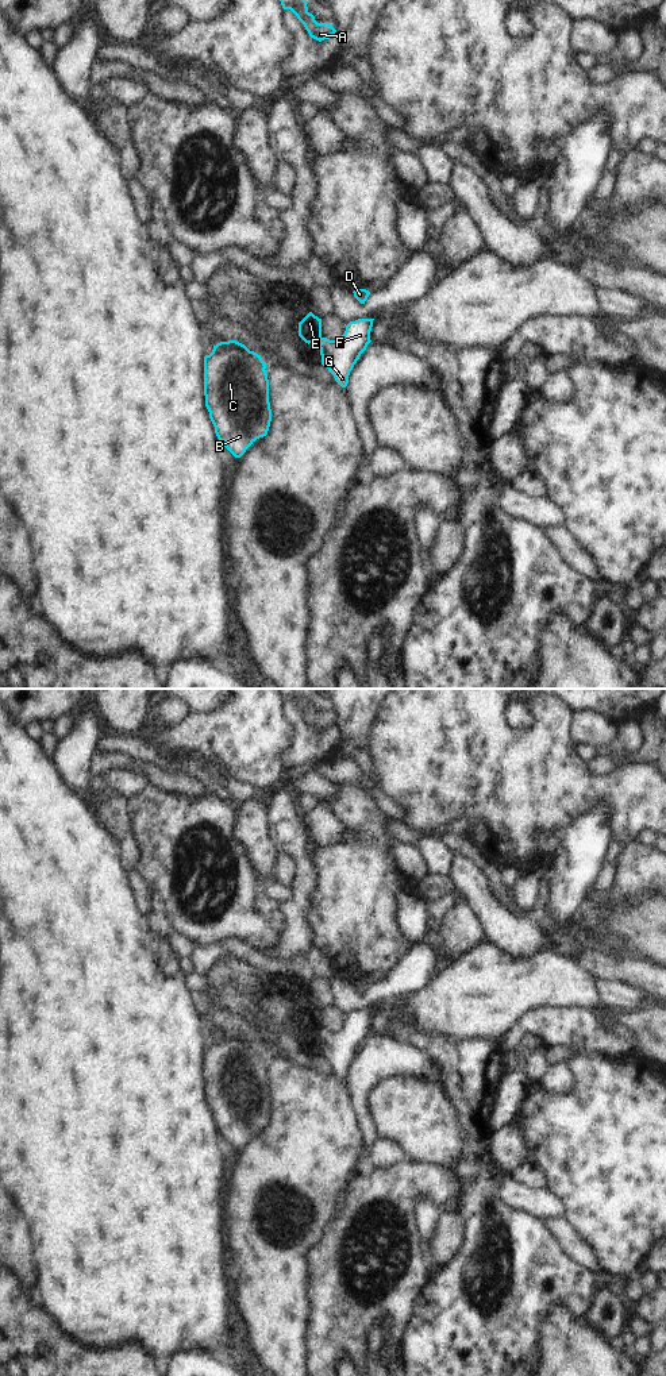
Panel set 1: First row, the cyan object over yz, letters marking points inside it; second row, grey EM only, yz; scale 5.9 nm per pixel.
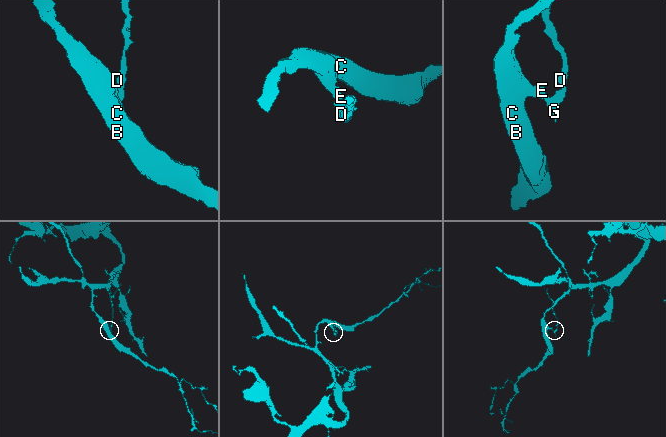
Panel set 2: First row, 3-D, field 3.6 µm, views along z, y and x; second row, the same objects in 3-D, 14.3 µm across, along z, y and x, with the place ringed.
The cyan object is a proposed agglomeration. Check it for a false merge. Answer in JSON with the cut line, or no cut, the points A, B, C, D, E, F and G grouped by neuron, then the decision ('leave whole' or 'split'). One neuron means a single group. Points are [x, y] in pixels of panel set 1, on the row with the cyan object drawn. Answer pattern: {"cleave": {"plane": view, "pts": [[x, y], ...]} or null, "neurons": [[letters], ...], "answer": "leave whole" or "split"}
{"cleave": {"plane": "yz", "pts": [[320, 336], [318, 339]]}, "neurons": [["A", "D", "F", "G"], ["B", "C", "E"]], "answer": "split"}

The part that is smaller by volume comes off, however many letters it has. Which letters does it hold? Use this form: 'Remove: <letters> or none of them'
Remove: A, D, F, G

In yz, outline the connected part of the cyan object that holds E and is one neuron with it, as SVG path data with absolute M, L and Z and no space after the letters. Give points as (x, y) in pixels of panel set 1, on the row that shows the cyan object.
M309 312L299 323L299 336L308 344L319 340L322 338L322 319Z

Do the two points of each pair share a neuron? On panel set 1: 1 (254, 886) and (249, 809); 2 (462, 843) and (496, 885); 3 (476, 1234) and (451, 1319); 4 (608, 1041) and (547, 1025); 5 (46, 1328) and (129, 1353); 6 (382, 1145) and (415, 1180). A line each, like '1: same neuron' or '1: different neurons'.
1: different neurons
2: same neuron
3: same neuron
4: same neuron
5: same neuron
6: different neurons

